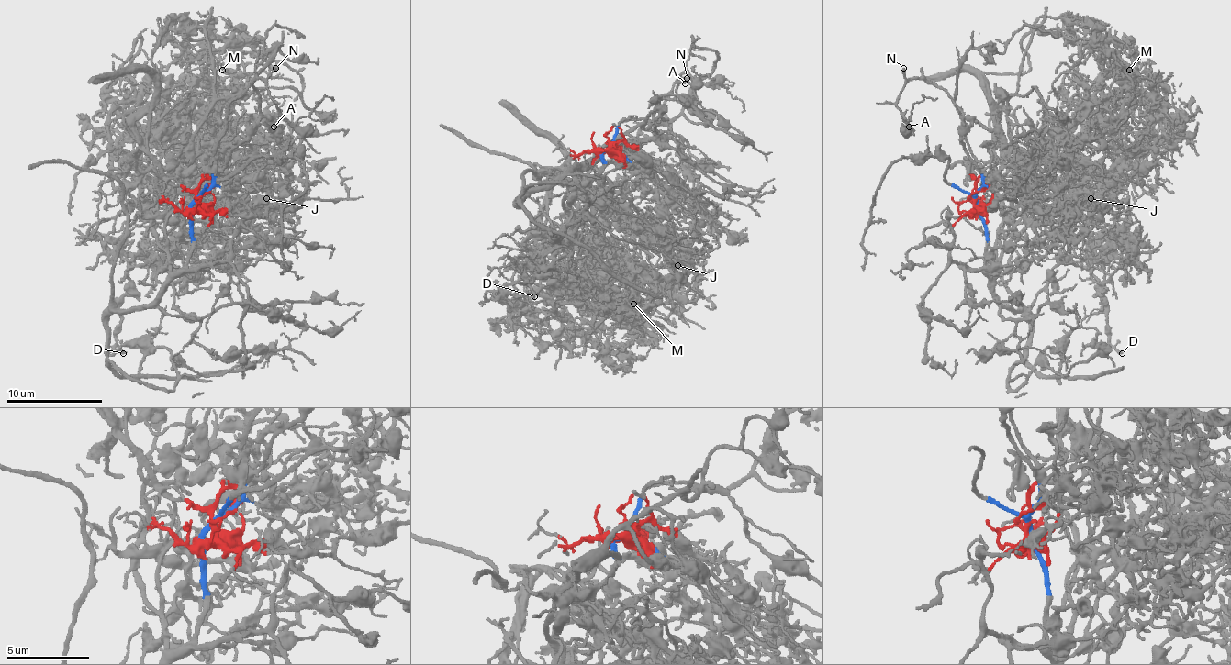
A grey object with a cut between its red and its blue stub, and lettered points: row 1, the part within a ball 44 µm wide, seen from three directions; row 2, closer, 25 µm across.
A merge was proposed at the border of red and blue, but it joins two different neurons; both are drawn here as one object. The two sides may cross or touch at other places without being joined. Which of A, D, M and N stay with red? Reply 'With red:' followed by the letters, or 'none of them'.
With red: M

